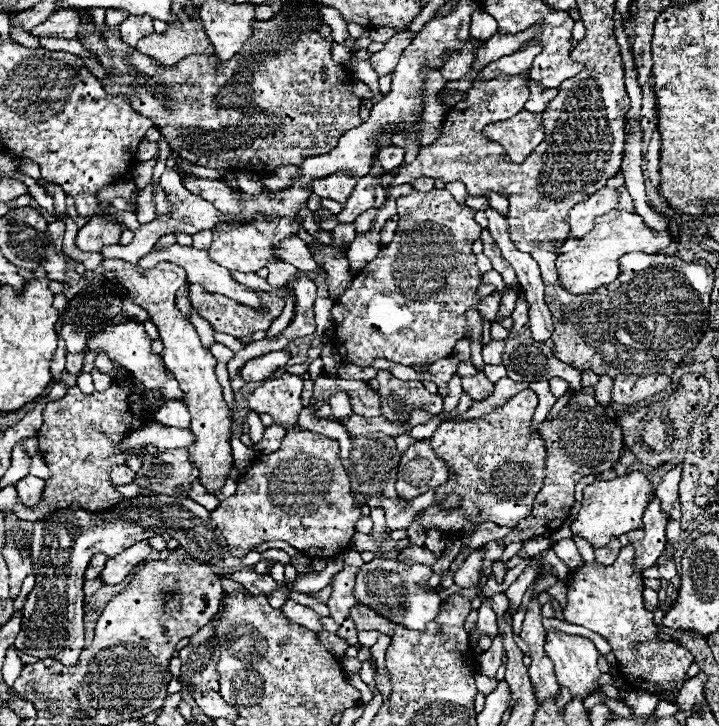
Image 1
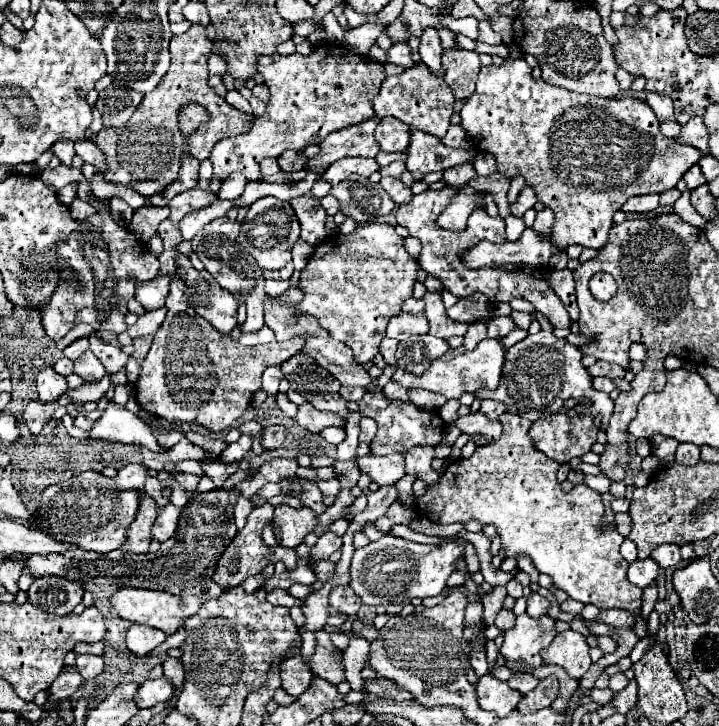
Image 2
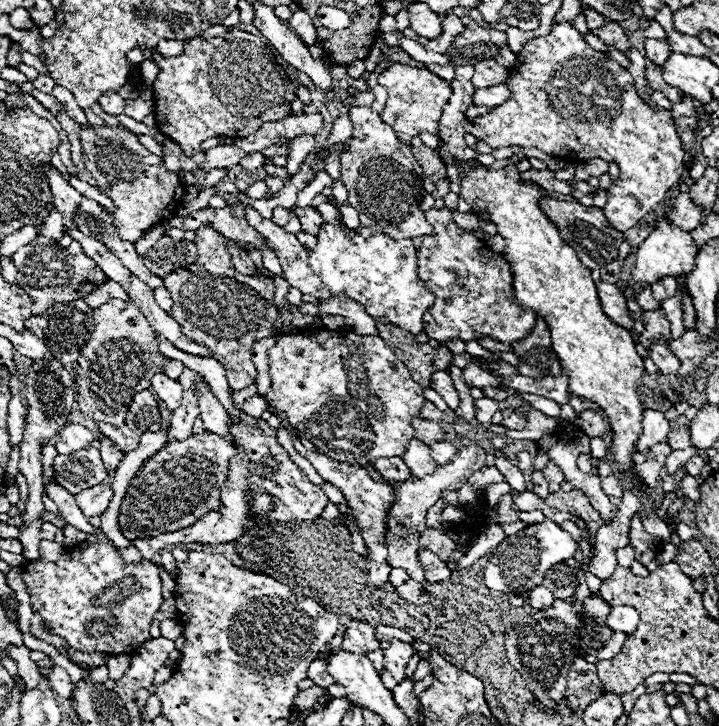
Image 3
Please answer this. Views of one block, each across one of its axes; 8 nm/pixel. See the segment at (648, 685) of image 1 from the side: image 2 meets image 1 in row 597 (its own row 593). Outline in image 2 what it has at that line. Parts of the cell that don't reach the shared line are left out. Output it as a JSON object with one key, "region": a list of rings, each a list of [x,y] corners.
{"region":[[[504,412],[498,420],[504,426],[502,438],[478,446],[466,460],[448,464],[440,480],[428,484],[426,492],[416,498],[416,512],[442,524],[466,524],[468,520],[478,520],[482,526],[492,524],[498,530],[498,536],[502,536],[500,542],[506,558],[526,554],[538,572],[550,574],[554,584],[568,592],[570,598],[598,608],[638,612],[642,590],[632,586],[626,578],[628,562],[620,556],[624,538],[614,526],[606,532],[600,532],[598,528],[604,514],[602,496],[588,486],[576,486],[570,492],[562,492],[556,480],[560,464],[536,450],[532,438],[528,438],[532,420],[512,412]]]}

